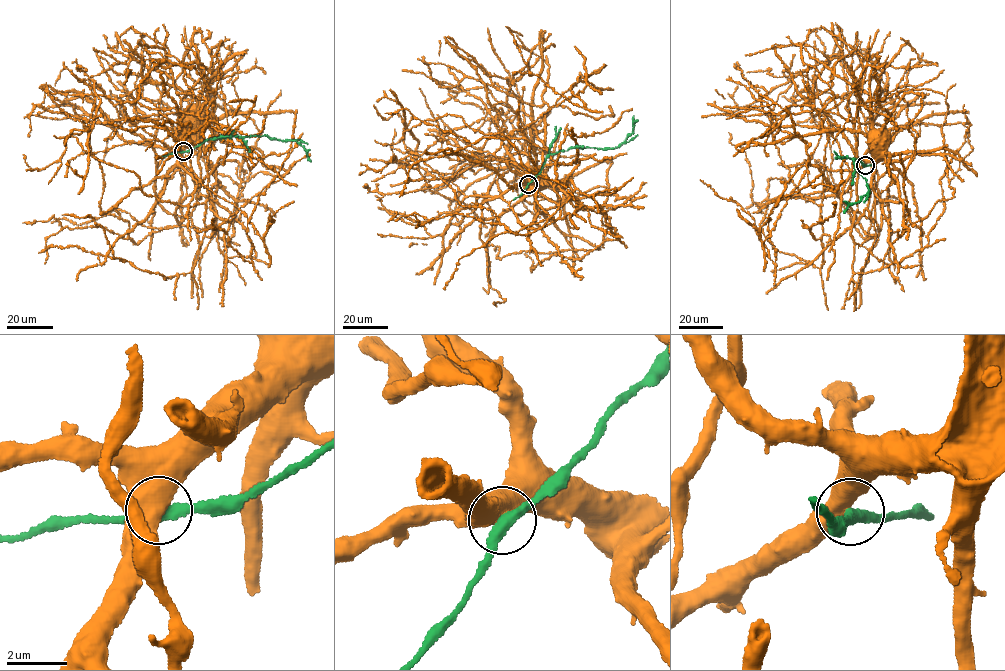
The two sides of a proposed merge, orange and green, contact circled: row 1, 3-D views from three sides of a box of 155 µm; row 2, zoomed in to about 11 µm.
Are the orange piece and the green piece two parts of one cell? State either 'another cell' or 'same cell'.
same cell

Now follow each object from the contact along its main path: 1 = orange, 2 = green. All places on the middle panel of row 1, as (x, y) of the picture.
1: (527, 184), (532, 182), (540, 189), (540, 175)
2: (528, 184), (539, 173), (549, 154), (574, 147), (619, 147), (632, 132), (633, 124), (638, 120)

